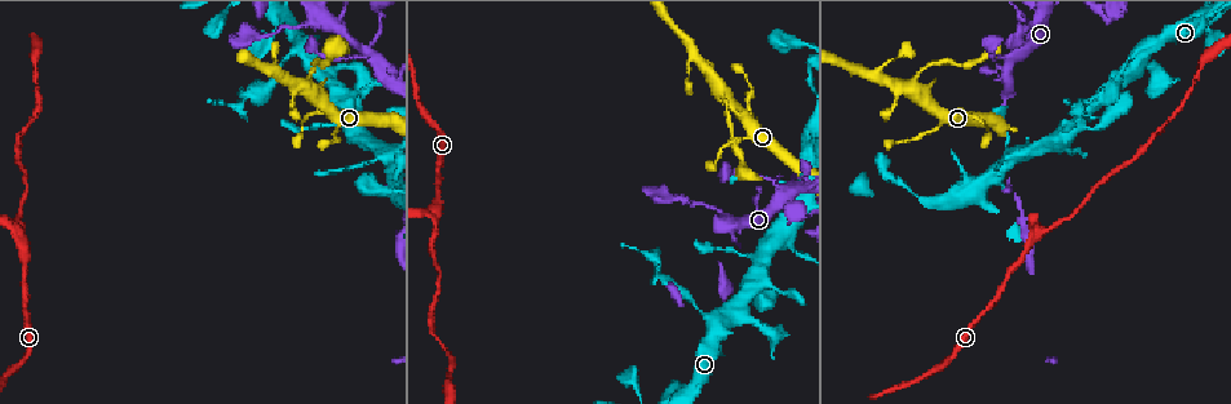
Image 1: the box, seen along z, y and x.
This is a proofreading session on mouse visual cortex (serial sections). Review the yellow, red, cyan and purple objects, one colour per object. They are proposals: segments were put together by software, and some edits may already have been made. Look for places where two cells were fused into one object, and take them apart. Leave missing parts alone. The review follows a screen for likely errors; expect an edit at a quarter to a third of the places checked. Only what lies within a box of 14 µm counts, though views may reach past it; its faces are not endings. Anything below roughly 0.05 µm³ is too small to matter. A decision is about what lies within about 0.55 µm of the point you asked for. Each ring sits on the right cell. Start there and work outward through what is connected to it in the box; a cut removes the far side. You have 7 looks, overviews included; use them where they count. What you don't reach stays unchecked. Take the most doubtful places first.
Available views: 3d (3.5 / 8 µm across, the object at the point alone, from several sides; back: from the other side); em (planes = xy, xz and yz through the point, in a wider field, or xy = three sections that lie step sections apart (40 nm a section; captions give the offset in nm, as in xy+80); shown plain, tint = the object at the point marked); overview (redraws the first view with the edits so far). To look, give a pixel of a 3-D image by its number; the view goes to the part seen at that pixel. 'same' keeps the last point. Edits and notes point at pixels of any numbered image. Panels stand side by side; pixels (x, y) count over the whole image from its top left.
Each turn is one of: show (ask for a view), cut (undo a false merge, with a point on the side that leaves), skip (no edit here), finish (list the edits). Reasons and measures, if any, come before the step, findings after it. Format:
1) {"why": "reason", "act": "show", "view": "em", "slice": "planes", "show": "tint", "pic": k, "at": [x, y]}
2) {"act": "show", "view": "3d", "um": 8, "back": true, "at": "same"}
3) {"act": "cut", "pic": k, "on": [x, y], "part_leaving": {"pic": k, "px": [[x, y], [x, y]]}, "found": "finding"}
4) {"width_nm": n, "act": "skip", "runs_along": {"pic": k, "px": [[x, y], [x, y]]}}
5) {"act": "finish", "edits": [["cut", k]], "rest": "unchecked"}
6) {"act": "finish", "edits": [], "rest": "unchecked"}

{"why": "four or more arms meet", "act": "show", "view": "3d", "um": 8, "pic": 1, "at": [777, 206]}

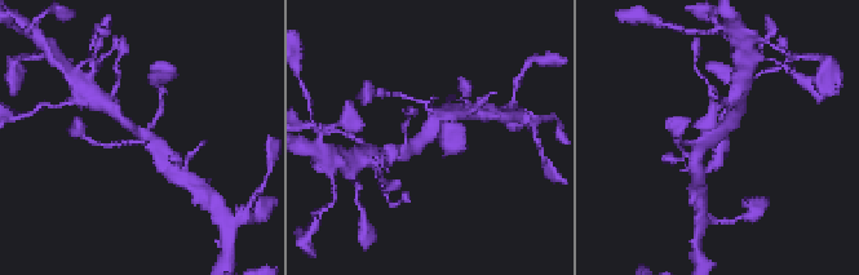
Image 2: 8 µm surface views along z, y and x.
{"act": "show", "view": "3d", "um": 3.5, "pic": 2, "at": [432, 130]}

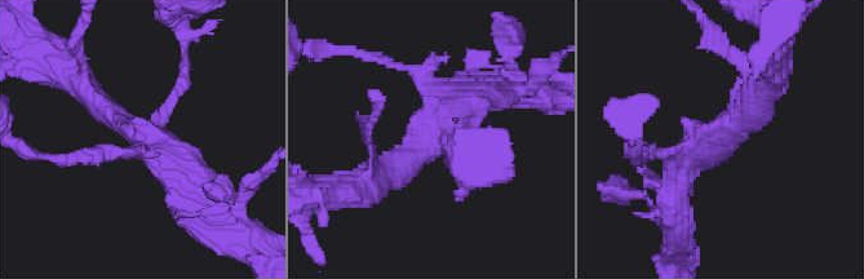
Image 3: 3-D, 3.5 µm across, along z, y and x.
{"act": "show", "view": "em", "slice": "xy", "step": 3, "show": "tint", "pic": 3, "at": [725, 133]}

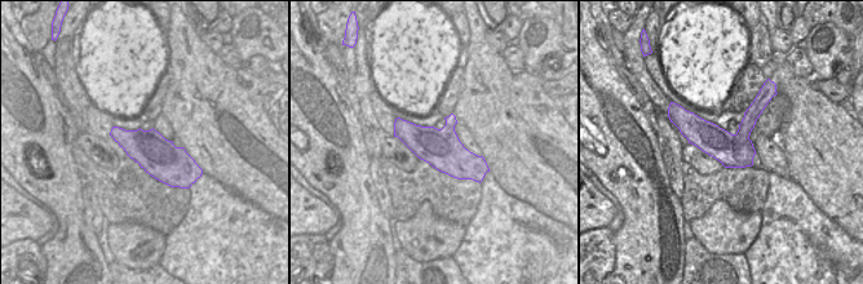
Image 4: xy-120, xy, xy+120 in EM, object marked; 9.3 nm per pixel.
{"width_nm": 360, "act": "skip", "runs_along": {"pic": 4, "px": [[398, 121], [479, 177]]}, "found": "all the same cell"}

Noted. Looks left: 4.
{"why": "a narrow waist", "act": "show", "view": "3d", "um": 3.5, "pic": 1, "at": [280, 61]}

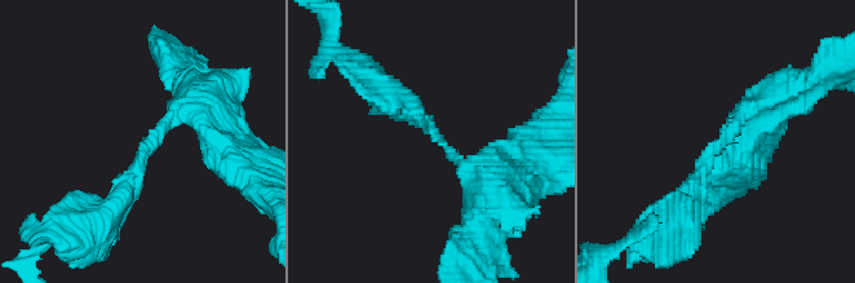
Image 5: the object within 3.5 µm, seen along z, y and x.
{"arm_widths_nm": [250, 250], "why": "need the tissue", "act": "show", "view": "em", "slice": "planes", "show": "tint", "pic": 5, "at": [719, 147]}

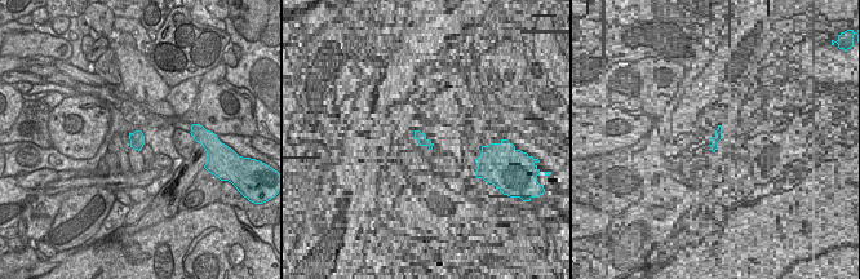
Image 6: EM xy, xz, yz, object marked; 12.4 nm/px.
{"act": "skip", "runs_along": {"pic": 5, "px": [[212, 110], [180, 105], [105, 212]]}, "found": "one cell here"}

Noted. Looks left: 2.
{"why": "a narrow waist", "act": "show", "view": "3d", "um": 3.5, "pic": 1, "at": [1092, 97]}

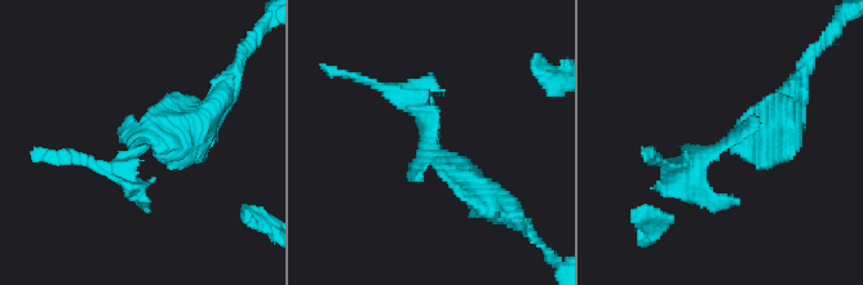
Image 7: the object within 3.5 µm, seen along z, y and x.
{"why": "shape alone is not enough", "act": "show", "view": "em", "slice": "xy", "step": 5, "show": "tint", "pic": 7, "at": [431, 144]}

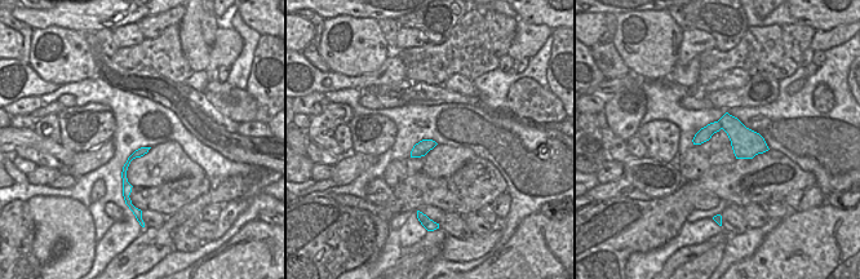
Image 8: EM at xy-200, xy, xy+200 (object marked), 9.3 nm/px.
{"act": "cut", "pic": 7, "on": [419, 111], "found": "a second cell is stuck on"}

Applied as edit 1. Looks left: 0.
{"act": "finish", "edits": [["cut", 7]], "rest": "unchecked"}

